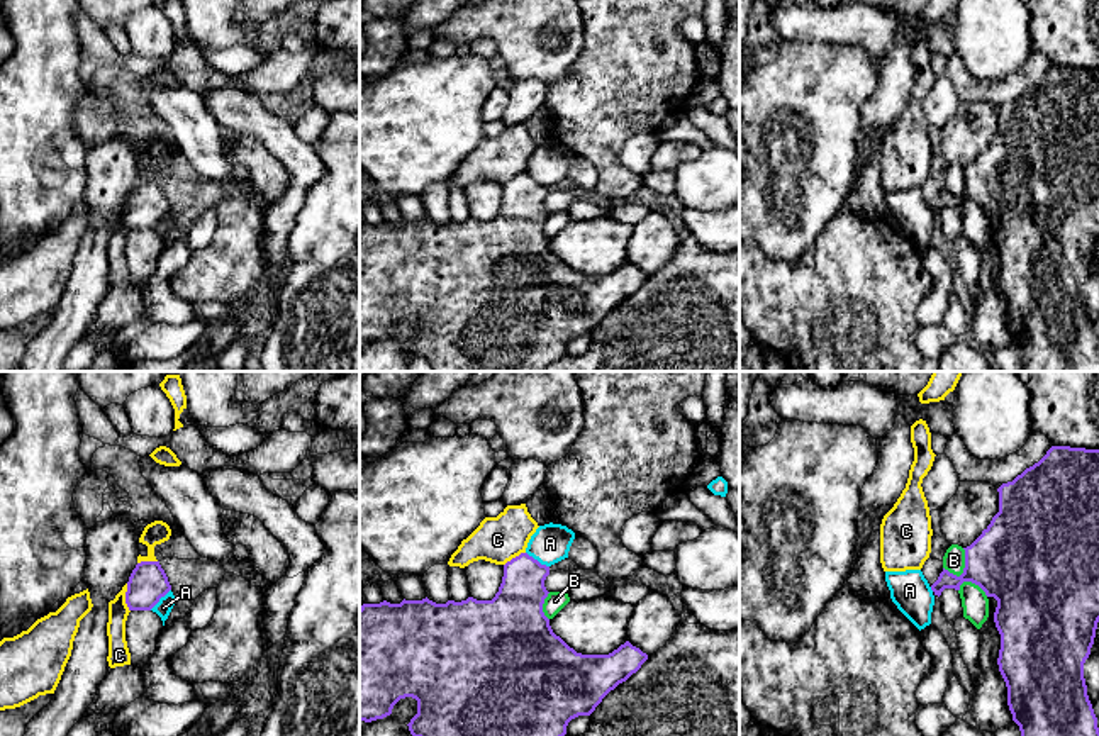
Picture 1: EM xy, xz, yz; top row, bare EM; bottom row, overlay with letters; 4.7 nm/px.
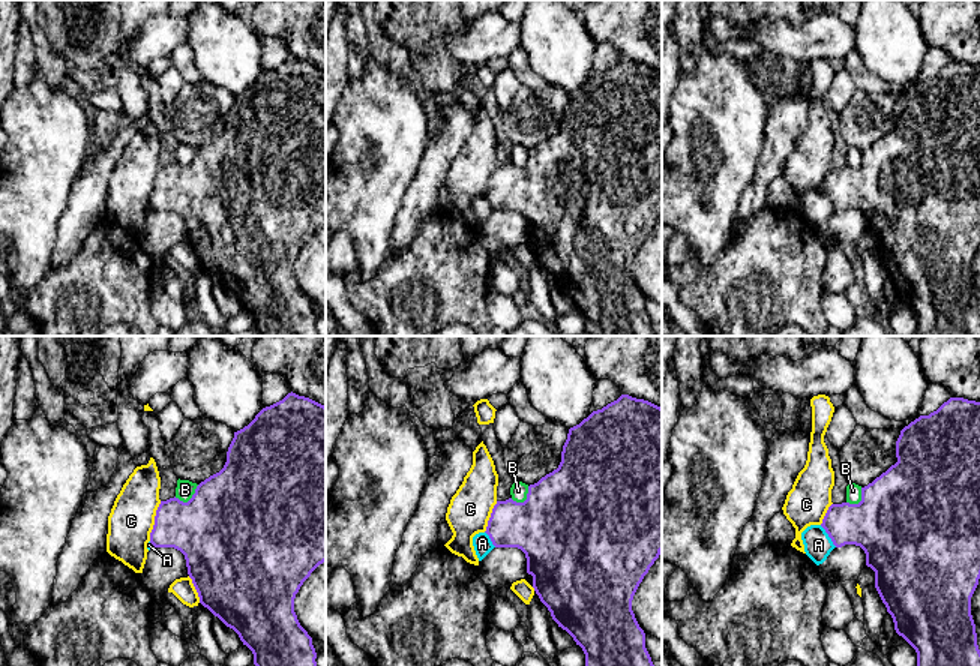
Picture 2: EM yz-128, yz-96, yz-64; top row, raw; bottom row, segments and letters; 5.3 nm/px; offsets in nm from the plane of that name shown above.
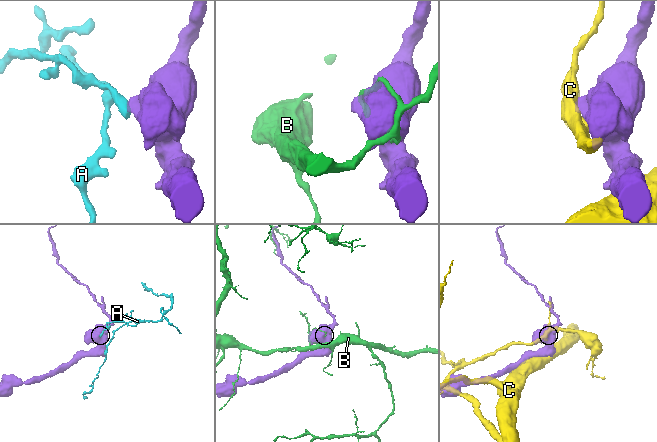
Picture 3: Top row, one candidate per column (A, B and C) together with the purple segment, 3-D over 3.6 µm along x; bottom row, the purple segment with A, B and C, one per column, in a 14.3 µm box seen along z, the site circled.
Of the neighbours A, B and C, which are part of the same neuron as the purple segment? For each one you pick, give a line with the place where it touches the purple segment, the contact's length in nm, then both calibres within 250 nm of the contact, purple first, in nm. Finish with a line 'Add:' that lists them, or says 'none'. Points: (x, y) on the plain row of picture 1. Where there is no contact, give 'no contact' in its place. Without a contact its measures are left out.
Add: none

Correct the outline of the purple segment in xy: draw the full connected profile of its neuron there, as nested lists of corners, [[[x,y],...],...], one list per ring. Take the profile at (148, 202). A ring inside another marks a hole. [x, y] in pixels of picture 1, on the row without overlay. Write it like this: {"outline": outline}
{"outline": [[[141,181],[129,197],[126,224],[129,231],[151,231],[170,210],[159,181]]]}

